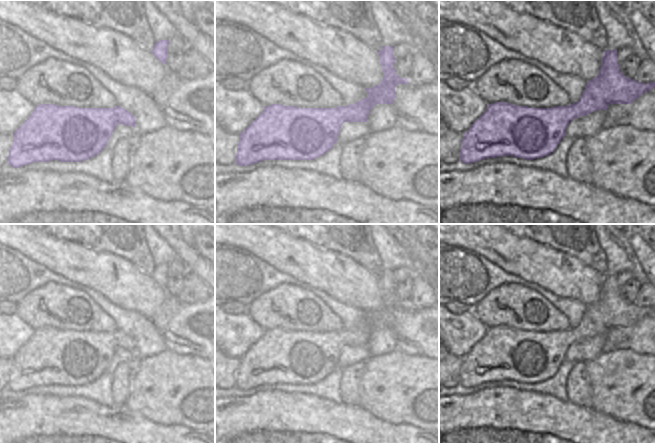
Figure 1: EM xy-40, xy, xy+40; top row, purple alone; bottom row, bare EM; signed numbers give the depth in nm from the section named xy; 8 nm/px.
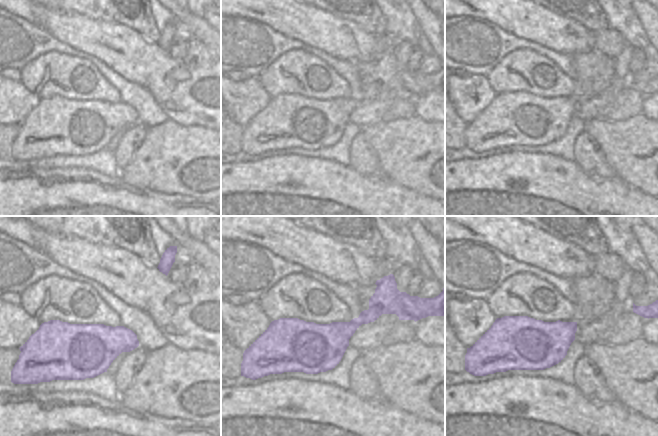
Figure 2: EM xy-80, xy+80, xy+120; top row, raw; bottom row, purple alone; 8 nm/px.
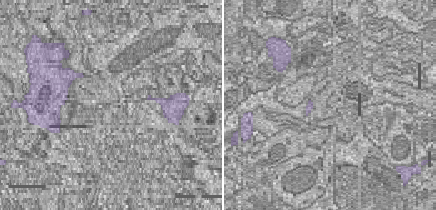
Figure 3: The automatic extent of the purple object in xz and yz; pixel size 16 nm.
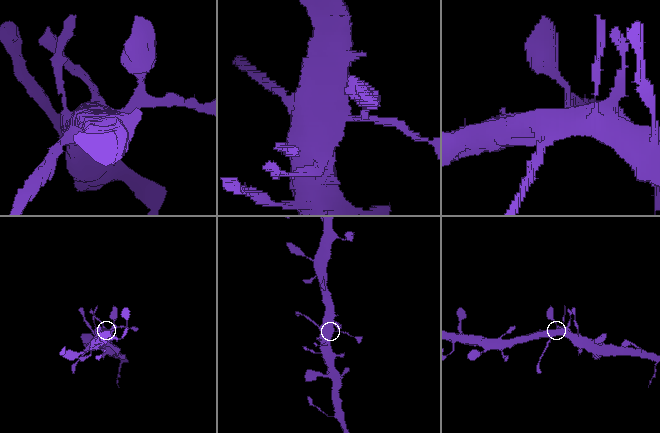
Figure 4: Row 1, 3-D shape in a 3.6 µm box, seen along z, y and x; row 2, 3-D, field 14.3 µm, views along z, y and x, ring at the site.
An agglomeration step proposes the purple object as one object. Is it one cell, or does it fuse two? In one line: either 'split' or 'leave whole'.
leave whole

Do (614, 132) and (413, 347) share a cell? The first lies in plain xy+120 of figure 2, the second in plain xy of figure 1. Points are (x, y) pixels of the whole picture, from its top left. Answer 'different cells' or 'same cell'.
different cells

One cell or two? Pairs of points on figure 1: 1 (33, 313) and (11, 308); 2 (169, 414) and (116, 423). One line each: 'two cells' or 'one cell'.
1: two cells
2: two cells

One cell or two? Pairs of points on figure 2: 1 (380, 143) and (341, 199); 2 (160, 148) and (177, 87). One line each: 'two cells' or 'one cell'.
1: two cells
2: two cells

